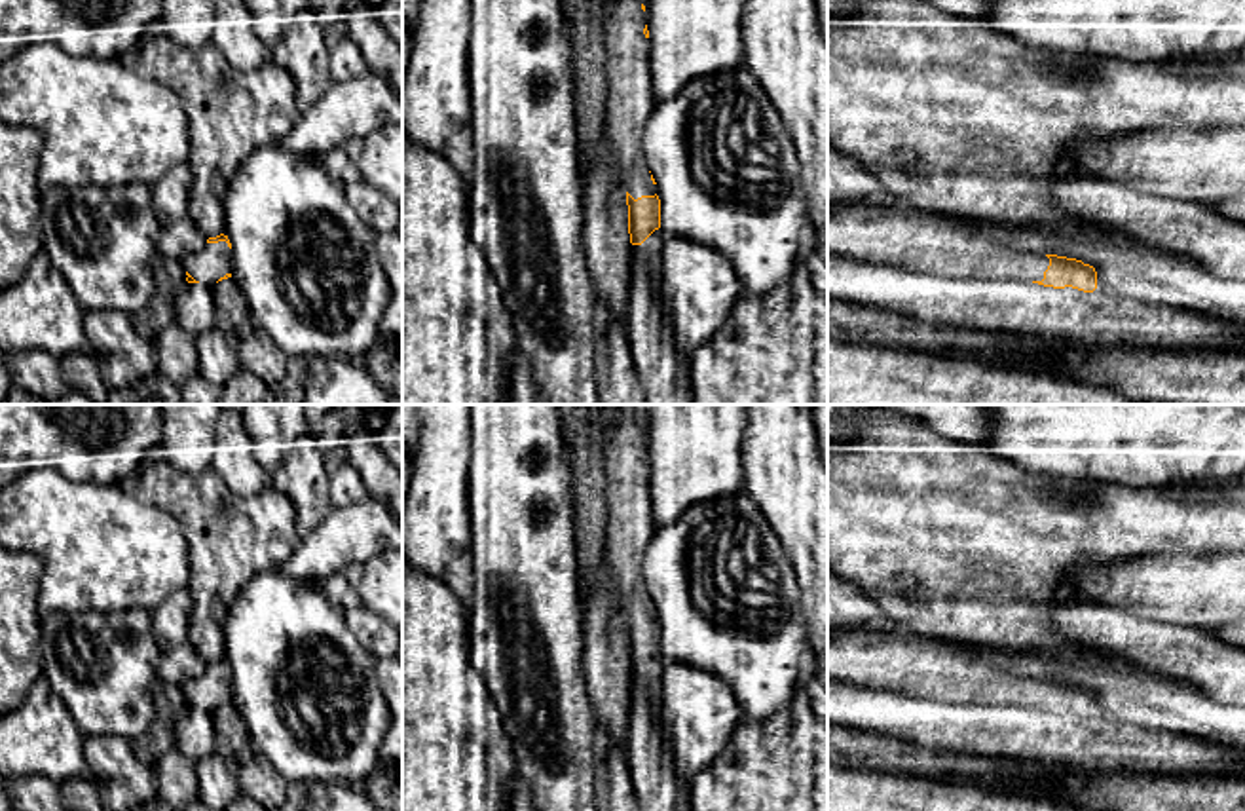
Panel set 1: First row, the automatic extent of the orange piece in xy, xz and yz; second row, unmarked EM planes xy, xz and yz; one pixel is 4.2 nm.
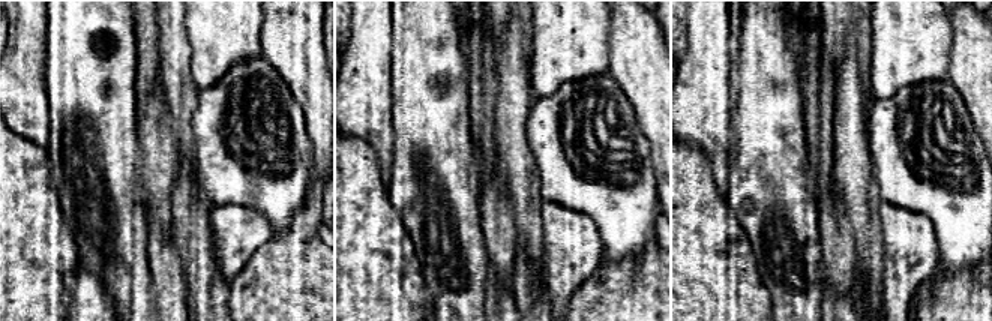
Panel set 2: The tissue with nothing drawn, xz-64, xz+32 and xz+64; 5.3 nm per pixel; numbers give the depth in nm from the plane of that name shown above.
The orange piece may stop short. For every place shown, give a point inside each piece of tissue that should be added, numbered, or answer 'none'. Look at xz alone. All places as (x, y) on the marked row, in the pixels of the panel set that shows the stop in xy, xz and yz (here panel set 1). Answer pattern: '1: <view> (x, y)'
1: xz (631, 101)
2: xz (650, 253)

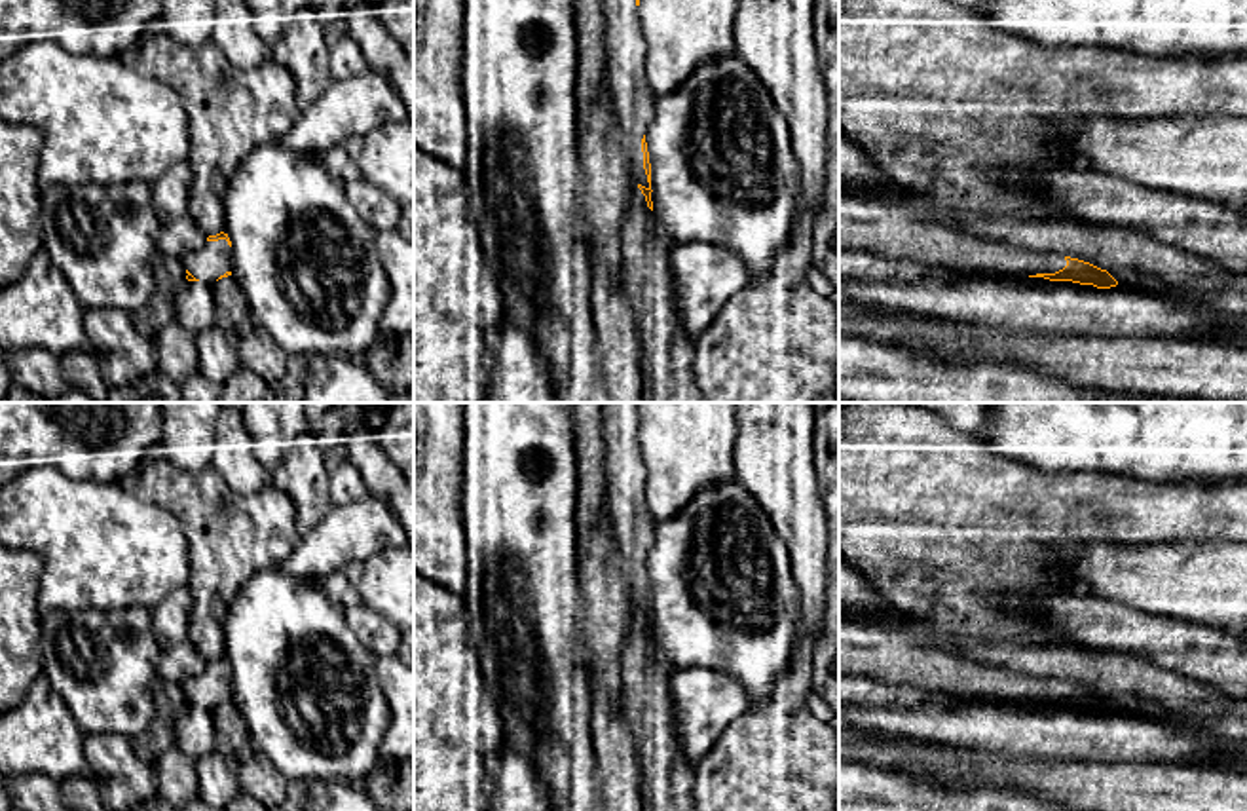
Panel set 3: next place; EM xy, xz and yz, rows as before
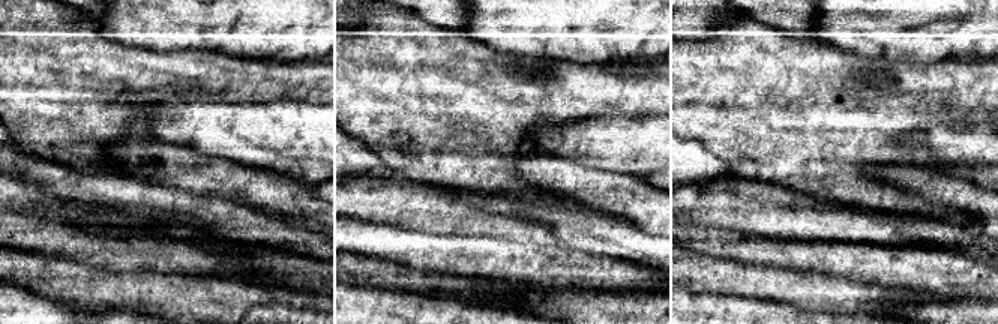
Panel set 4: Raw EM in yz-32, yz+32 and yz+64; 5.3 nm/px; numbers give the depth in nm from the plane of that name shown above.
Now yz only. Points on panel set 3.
1: yz (872, 225)

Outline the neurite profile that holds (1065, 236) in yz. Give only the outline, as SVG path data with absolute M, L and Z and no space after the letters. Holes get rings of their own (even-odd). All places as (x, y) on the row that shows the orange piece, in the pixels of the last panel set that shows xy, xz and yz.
M902 188L881 190L871 198L896 203L924 222L943 222L1033 253L1055 253L1089 262L1107 270L1118 283L1143 292L1247 315L1247 275L1234 275L1211 260L1135 230L1089 228L1070 217L1036 218L976 209L938 209Z

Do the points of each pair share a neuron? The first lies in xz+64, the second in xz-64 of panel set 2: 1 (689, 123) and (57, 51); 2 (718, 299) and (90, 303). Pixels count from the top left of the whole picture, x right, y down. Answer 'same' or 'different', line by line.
1: different
2: different

